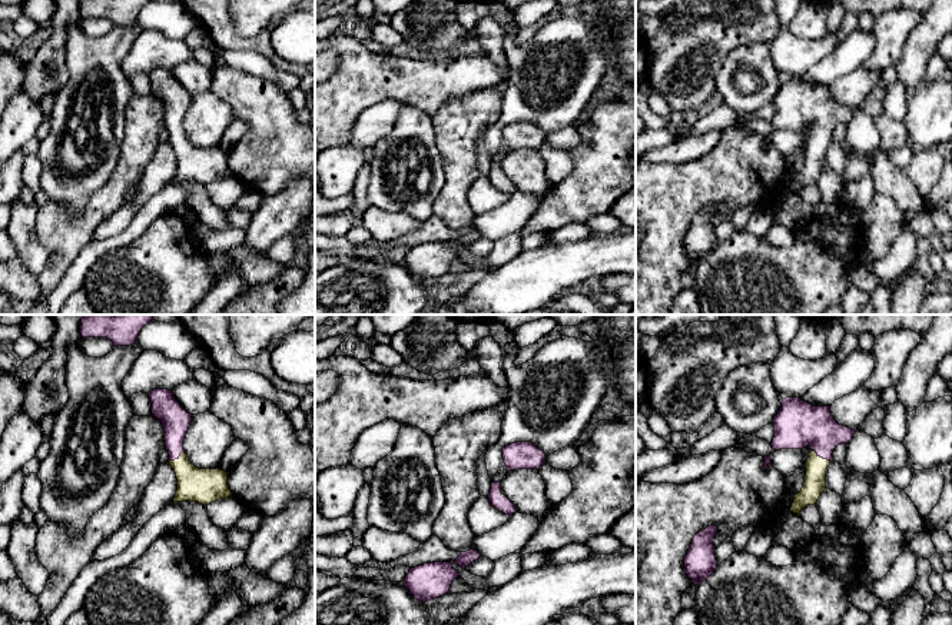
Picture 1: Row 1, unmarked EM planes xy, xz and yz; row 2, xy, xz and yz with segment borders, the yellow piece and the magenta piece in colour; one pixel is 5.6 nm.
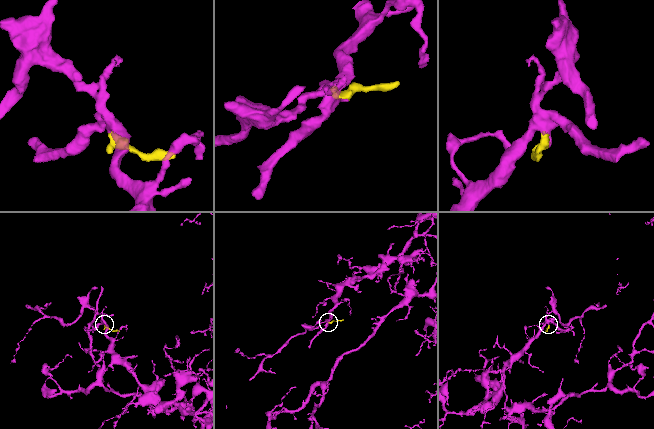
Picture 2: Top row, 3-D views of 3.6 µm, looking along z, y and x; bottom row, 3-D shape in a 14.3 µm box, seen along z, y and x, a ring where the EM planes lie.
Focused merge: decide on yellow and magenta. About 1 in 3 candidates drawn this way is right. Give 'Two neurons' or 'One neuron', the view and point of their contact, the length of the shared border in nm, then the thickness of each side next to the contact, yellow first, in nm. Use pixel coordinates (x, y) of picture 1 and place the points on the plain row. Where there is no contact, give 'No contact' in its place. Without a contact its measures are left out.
One neuron. Touches yellow at yz (819, 136). Shared border 140 nm. Thickness 130 nm (yellow) against 260 nm

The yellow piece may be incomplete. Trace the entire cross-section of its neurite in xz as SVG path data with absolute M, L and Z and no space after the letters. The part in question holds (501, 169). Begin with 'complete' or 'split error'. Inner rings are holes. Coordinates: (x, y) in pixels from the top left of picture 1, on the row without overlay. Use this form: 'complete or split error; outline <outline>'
split error; outline M492 162L488 173L491 184L505 195L513 195L517 192L514 183L504 174L501 169L501 162Z

